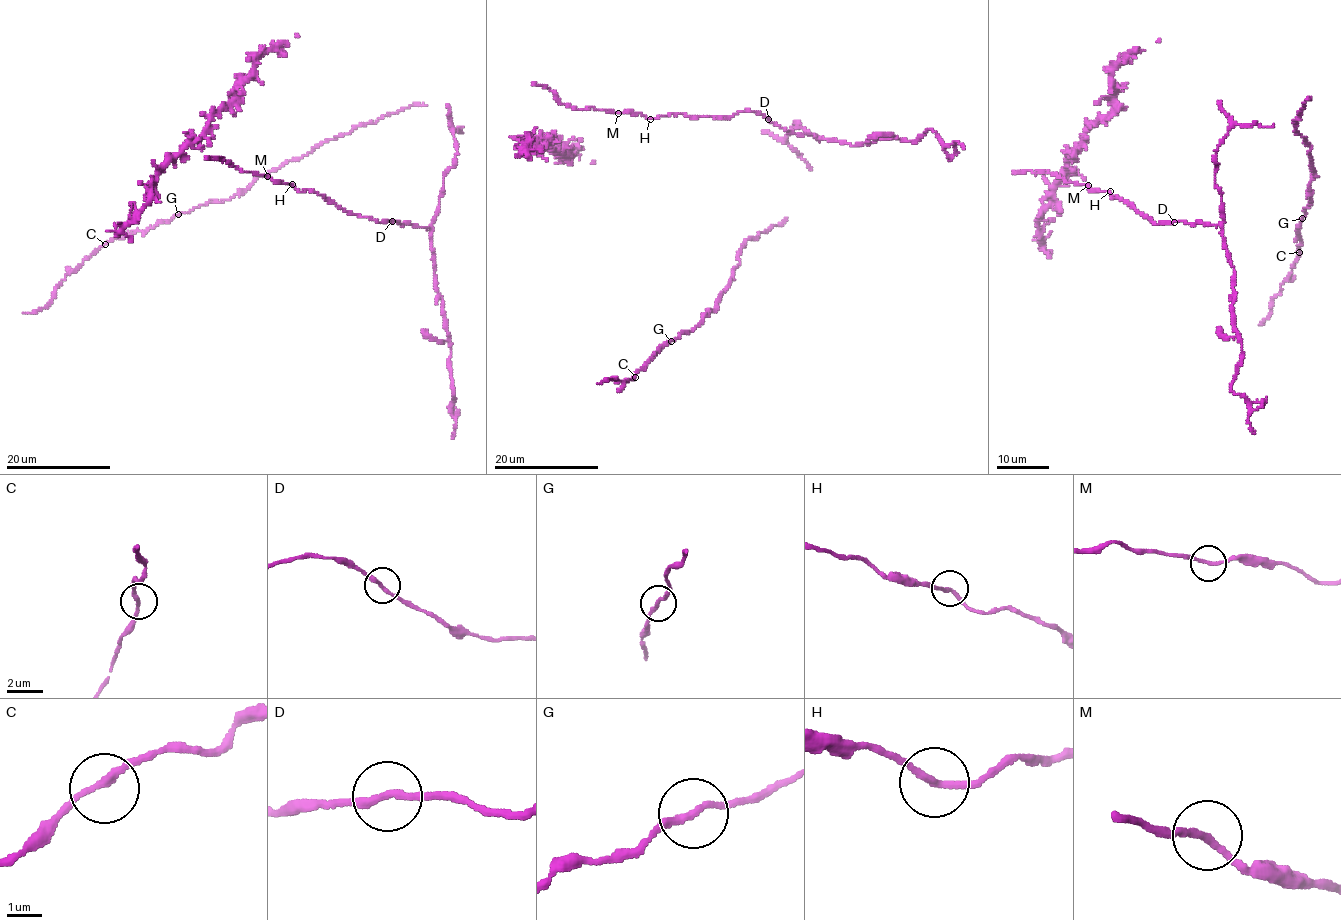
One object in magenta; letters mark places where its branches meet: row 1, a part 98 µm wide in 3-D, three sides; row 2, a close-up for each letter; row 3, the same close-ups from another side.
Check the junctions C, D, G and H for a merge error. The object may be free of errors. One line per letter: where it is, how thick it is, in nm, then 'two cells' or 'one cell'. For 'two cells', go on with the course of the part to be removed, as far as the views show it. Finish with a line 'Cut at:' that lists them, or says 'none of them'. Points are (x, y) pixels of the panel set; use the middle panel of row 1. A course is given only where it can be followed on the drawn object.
C: (635, 377) | 190 nm | one cell
D: (768, 119) | 200 nm | one cell
G: (671, 341) | 180 nm | one cell
H: (650, 119) | 190 nm | one cell
Cut at: none of them

